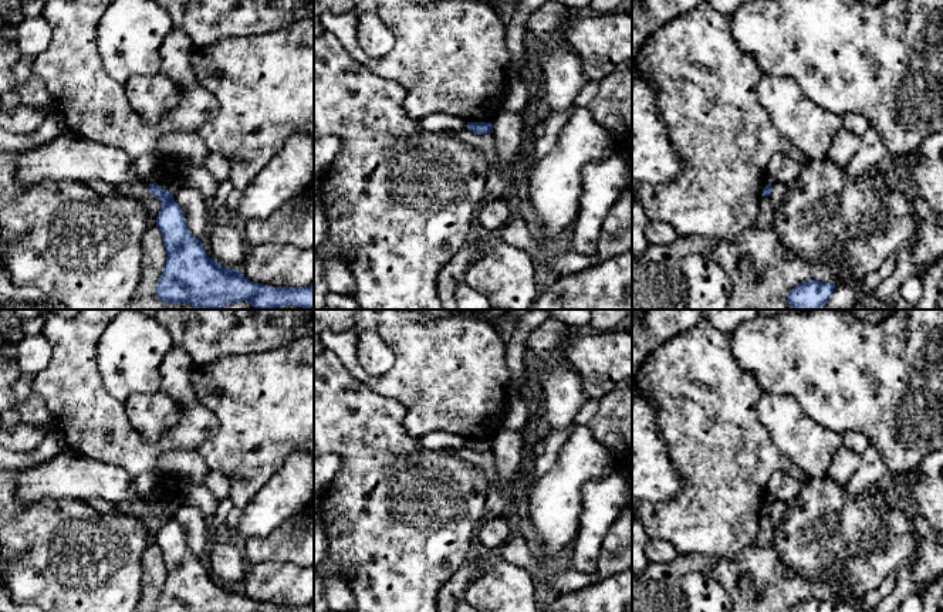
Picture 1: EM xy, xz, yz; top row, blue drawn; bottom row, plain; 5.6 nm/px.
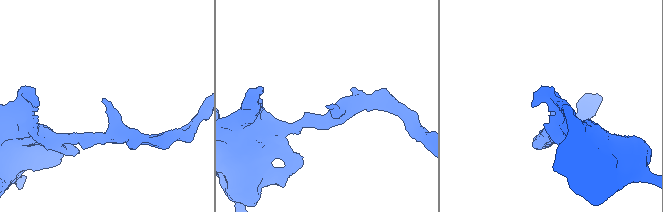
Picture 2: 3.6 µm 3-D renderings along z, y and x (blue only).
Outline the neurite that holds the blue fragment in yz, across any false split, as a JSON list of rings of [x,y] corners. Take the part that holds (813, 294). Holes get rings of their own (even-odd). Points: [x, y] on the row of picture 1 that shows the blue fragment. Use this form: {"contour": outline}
{"contour": [[[808,280],[788,293],[787,302],[792,310],[819,310],[831,298],[834,288],[834,283]]]}

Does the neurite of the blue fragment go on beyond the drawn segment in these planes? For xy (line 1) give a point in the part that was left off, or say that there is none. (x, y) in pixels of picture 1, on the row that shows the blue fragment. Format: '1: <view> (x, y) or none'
1: none

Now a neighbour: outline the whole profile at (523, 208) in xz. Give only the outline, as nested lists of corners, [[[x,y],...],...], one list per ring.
[[[524,168],[524,173],[521,176],[521,183],[518,189],[518,200],[514,206],[516,214],[523,217],[533,237],[540,243],[544,240],[544,223],[540,216],[535,213],[533,203],[528,195],[528,183],[530,183],[530,168]]]

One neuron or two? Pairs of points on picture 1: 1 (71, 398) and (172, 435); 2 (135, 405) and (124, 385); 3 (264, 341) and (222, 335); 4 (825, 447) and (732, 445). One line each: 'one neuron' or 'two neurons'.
1: one neuron
2: two neurons
3: one neuron
4: two neurons

